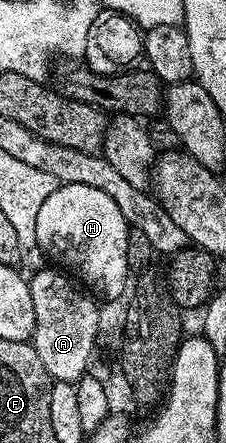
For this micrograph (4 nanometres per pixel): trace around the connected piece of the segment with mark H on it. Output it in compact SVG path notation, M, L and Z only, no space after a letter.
M78 183L57 186L55 193L43 201L39 217L35 217L35 241L39 251L58 259L62 263L58 264L66 272L72 273L90 292L98 296L123 294L125 282L131 279L127 265L129 229L129 222L123 213L119 213L119 205L115 205L107 193L91 189L91 185Z

